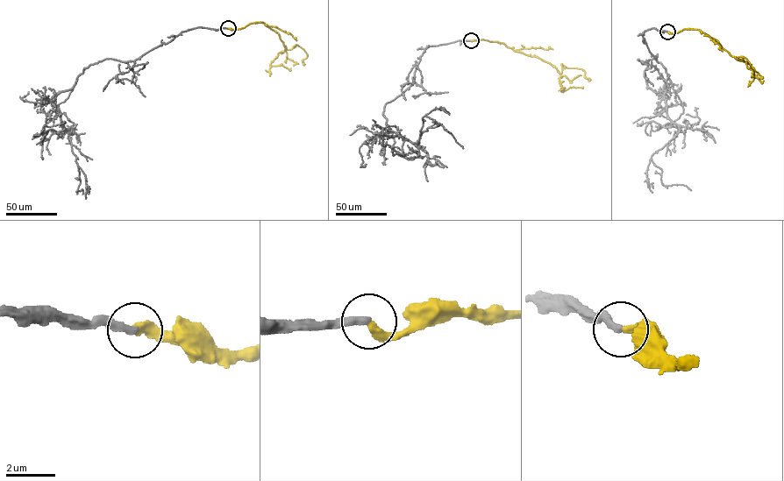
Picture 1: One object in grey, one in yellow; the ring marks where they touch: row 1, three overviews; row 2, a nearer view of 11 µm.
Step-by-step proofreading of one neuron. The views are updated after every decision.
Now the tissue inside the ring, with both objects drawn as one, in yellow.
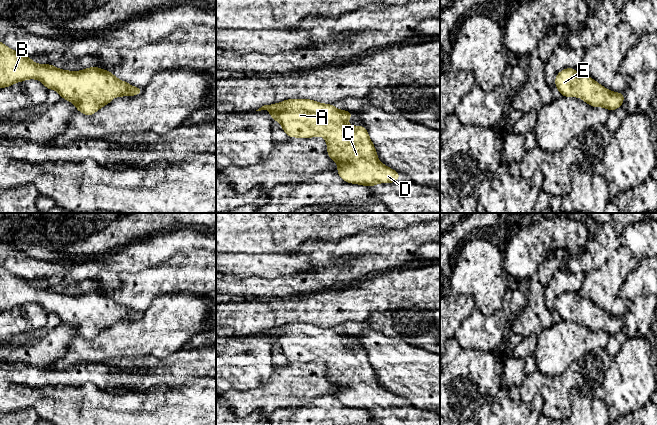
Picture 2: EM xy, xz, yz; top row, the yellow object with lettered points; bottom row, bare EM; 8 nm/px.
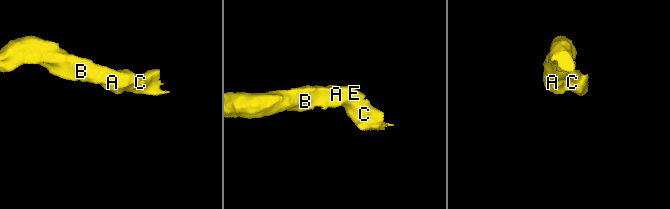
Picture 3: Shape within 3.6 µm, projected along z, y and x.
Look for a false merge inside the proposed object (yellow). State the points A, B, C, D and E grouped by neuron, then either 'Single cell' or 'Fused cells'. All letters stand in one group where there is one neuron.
Groups: A B C D E. Single cell

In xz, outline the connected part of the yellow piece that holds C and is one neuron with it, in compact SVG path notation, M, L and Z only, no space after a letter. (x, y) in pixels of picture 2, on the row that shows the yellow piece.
M303 98L264 105L256 111L261 110L267 110L273 122L281 123L287 137L323 136L329 158L338 164L337 173L347 183L371 188L378 183L395 183L400 178L399 172L379 161L367 129L346 123L352 112Z

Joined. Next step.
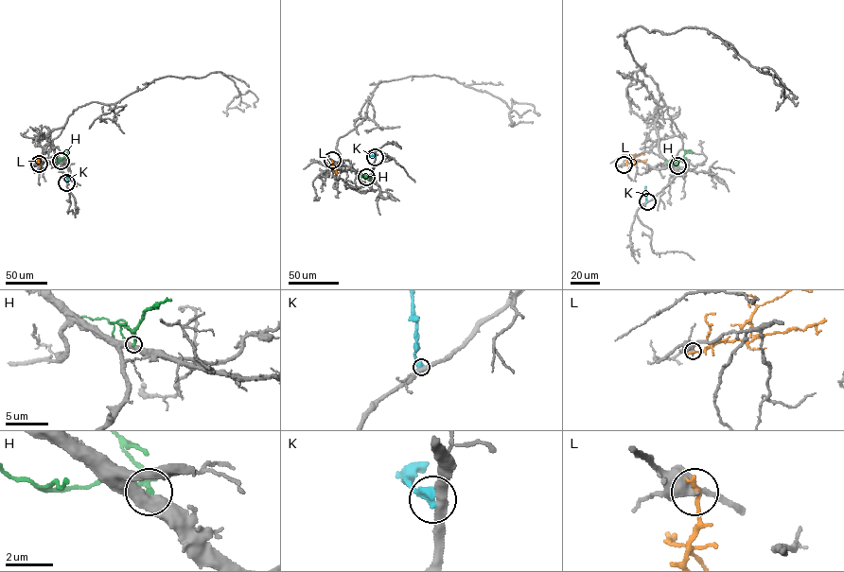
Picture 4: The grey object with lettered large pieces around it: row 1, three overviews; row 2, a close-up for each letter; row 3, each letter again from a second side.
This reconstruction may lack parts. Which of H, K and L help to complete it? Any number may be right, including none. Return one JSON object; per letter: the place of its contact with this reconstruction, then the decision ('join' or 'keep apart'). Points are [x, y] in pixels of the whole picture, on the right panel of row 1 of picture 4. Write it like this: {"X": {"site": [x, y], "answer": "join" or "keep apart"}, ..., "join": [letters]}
{"H": {"site": [677, 165], "answer": "keep apart"}, "K": {"site": [647, 201], "answer": "keep apart"}, "L": {"site": [624, 164], "answer": "keep apart"}, "join": []}

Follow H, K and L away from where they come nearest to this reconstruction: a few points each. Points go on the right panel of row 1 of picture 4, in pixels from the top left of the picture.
H: (677, 165), (691, 150)
K: (647, 201), (645, 186)
L: (624, 164), (645, 162)

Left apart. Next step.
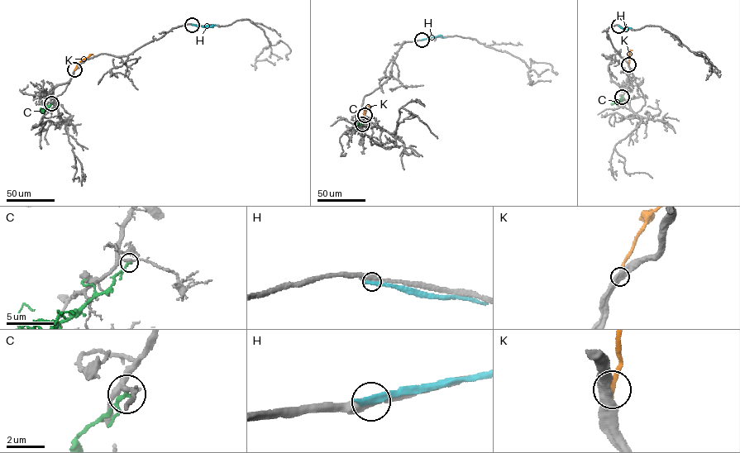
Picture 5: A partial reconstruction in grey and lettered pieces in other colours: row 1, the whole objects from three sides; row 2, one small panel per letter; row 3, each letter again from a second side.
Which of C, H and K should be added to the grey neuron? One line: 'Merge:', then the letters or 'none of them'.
Merge: K

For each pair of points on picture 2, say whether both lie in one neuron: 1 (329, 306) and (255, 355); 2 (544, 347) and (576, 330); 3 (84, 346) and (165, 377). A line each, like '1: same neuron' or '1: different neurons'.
1: different neurons
2: same neuron
3: different neurons

